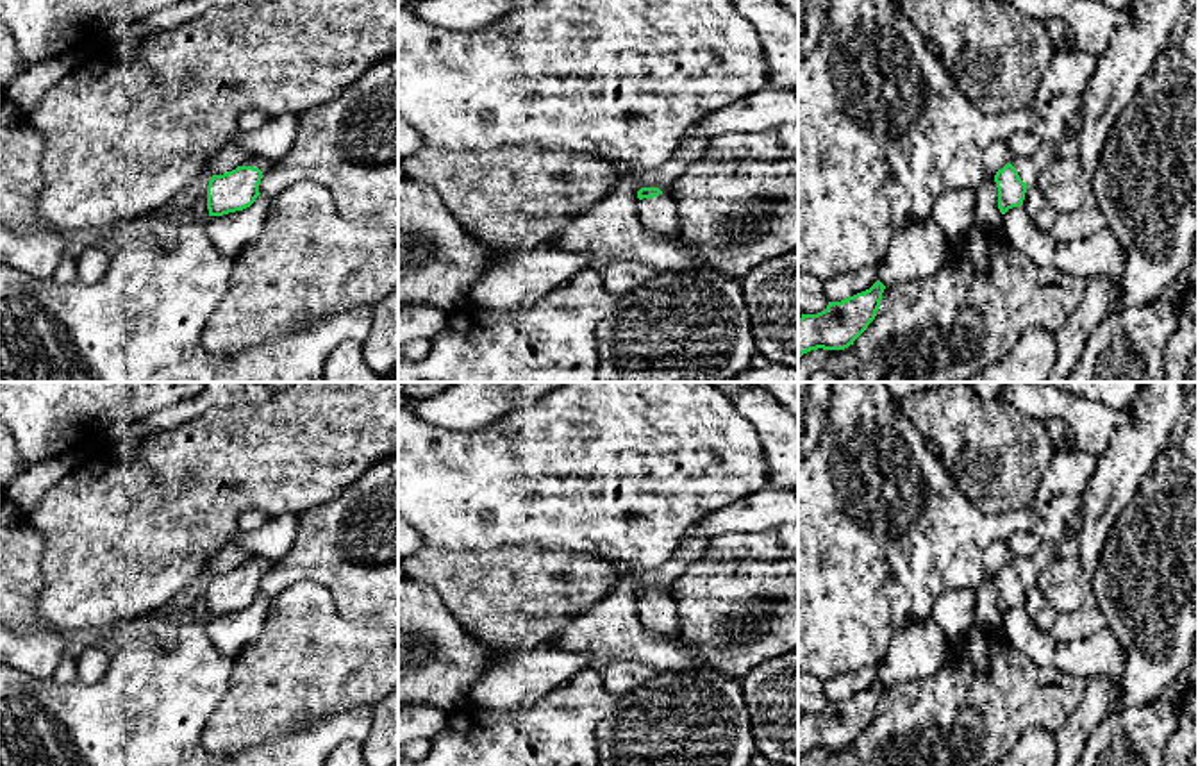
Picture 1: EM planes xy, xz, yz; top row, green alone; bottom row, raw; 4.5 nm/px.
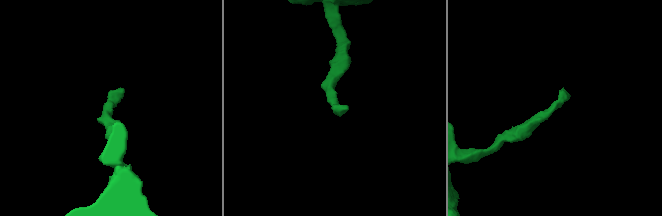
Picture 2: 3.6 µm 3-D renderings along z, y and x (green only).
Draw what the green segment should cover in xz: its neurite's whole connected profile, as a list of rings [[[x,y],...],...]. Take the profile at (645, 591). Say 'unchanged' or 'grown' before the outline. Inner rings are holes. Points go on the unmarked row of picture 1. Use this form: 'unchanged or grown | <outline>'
grown | [[[641,587],[637,598],[637,618],[648,632],[659,637],[680,634],[677,607],[666,593],[659,587]]]

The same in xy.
grown | [[[248,557],[243,566],[212,575],[207,586],[209,616],[223,616],[250,607],[259,593],[262,573],[270,568],[262,557]]]

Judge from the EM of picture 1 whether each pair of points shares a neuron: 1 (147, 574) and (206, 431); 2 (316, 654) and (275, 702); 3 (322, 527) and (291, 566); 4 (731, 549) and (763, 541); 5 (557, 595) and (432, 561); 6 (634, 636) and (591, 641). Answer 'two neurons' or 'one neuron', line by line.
1: one neuron
2: one neuron
3: one neuron
4: one neuron
5: one neuron
6: one neuron

